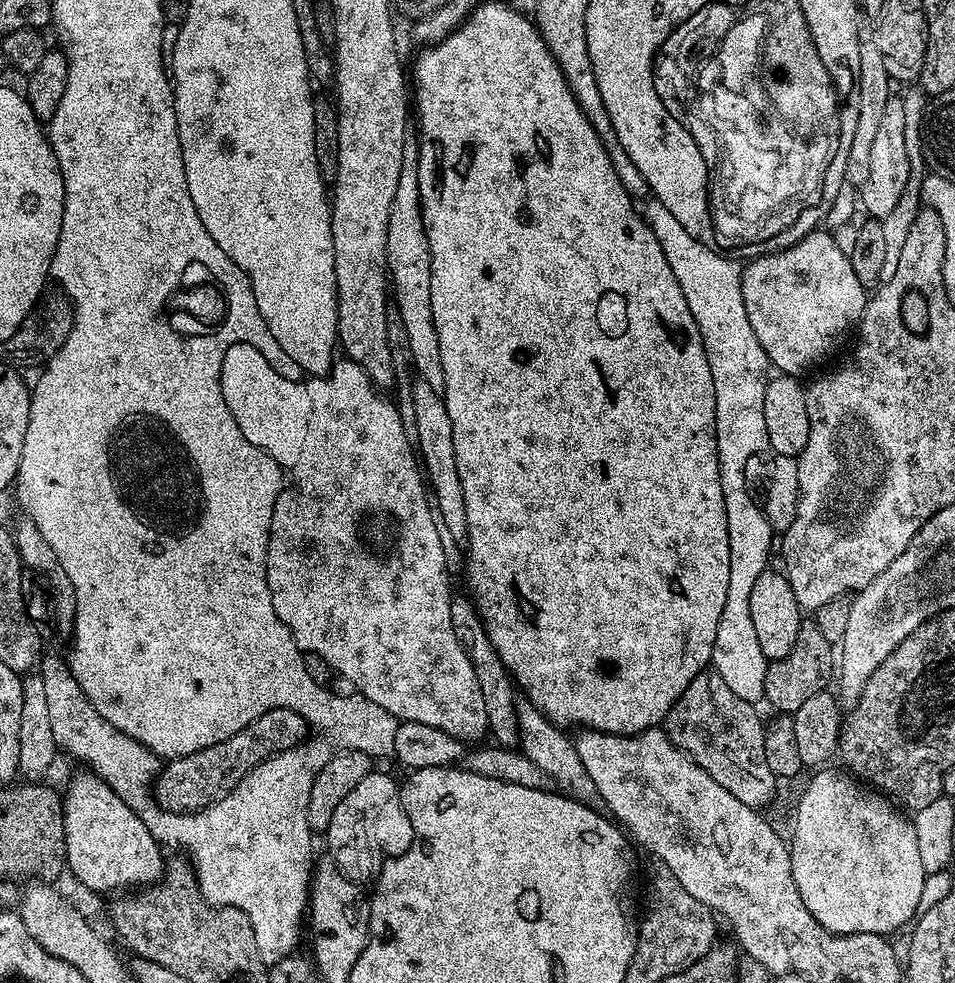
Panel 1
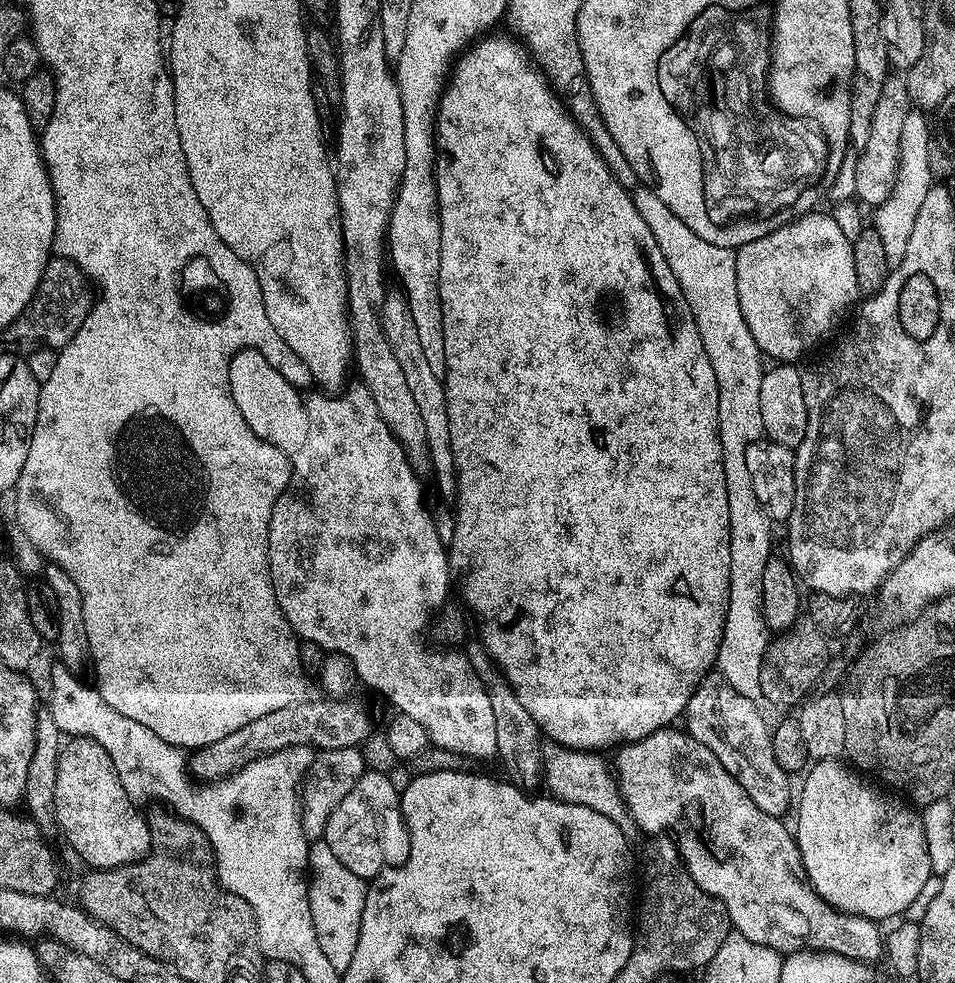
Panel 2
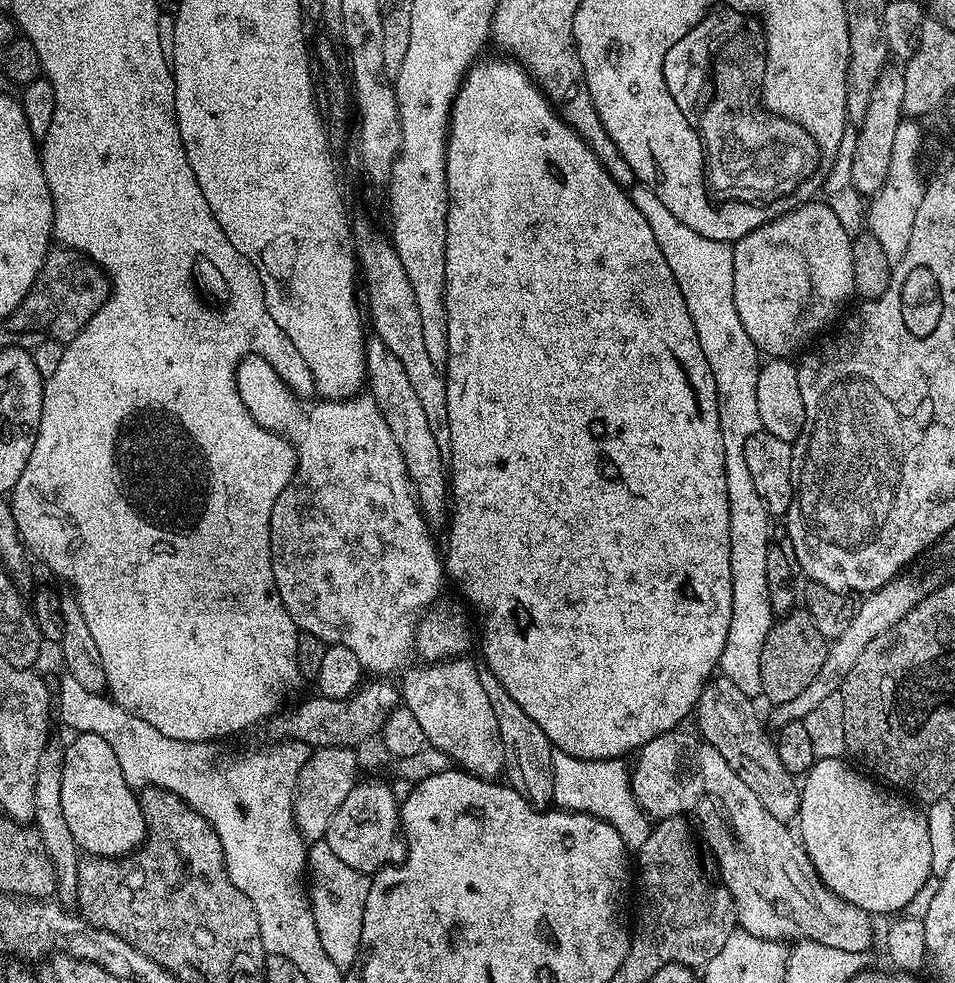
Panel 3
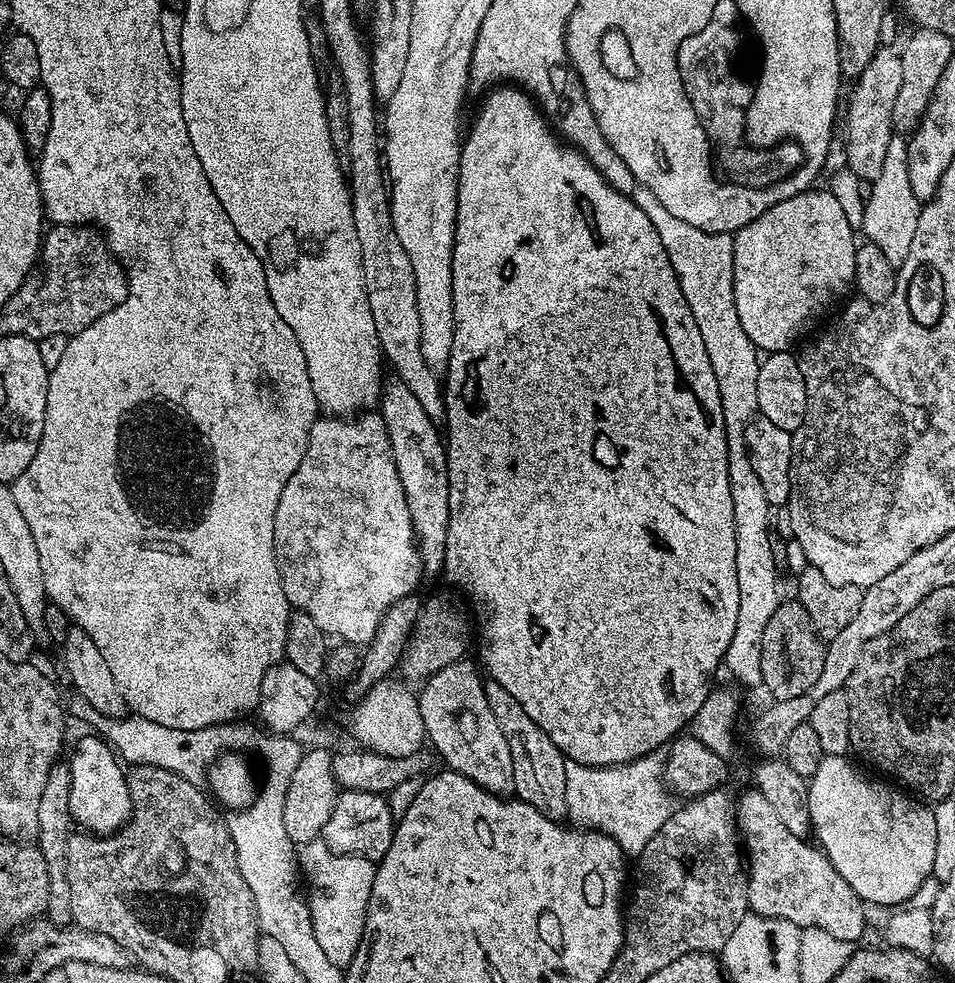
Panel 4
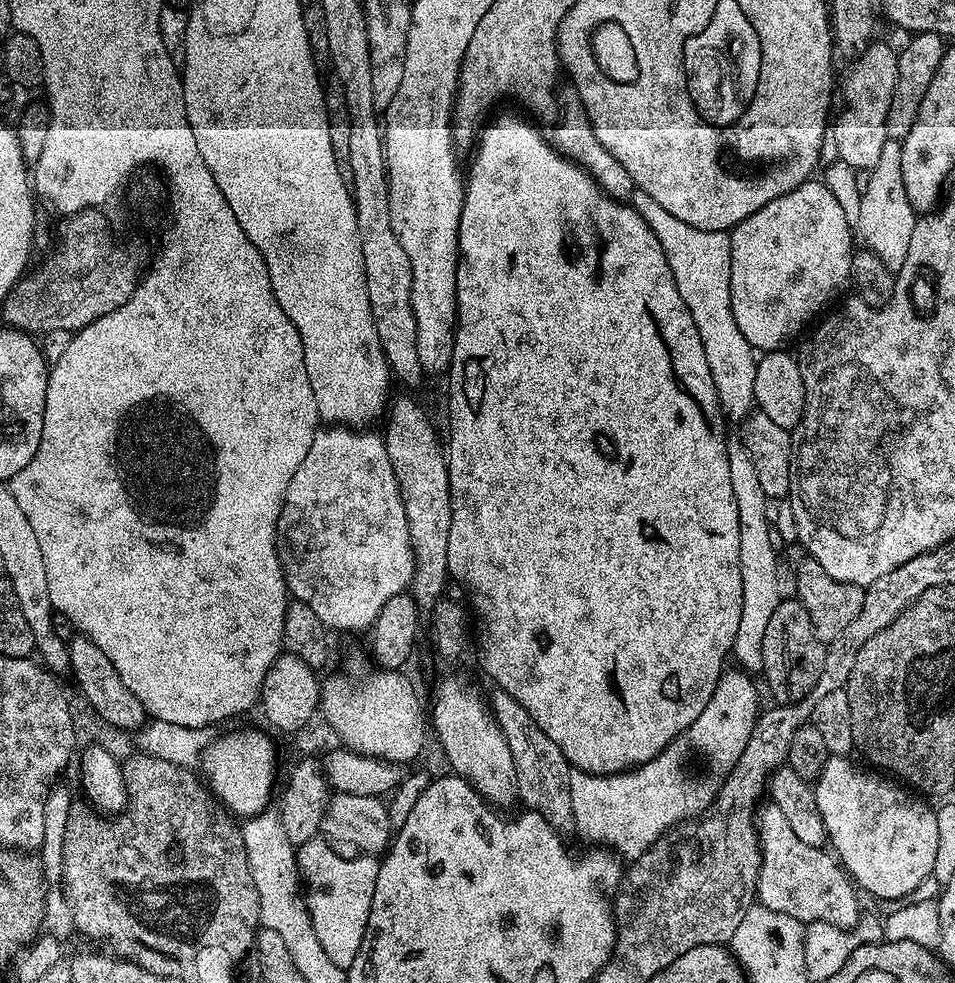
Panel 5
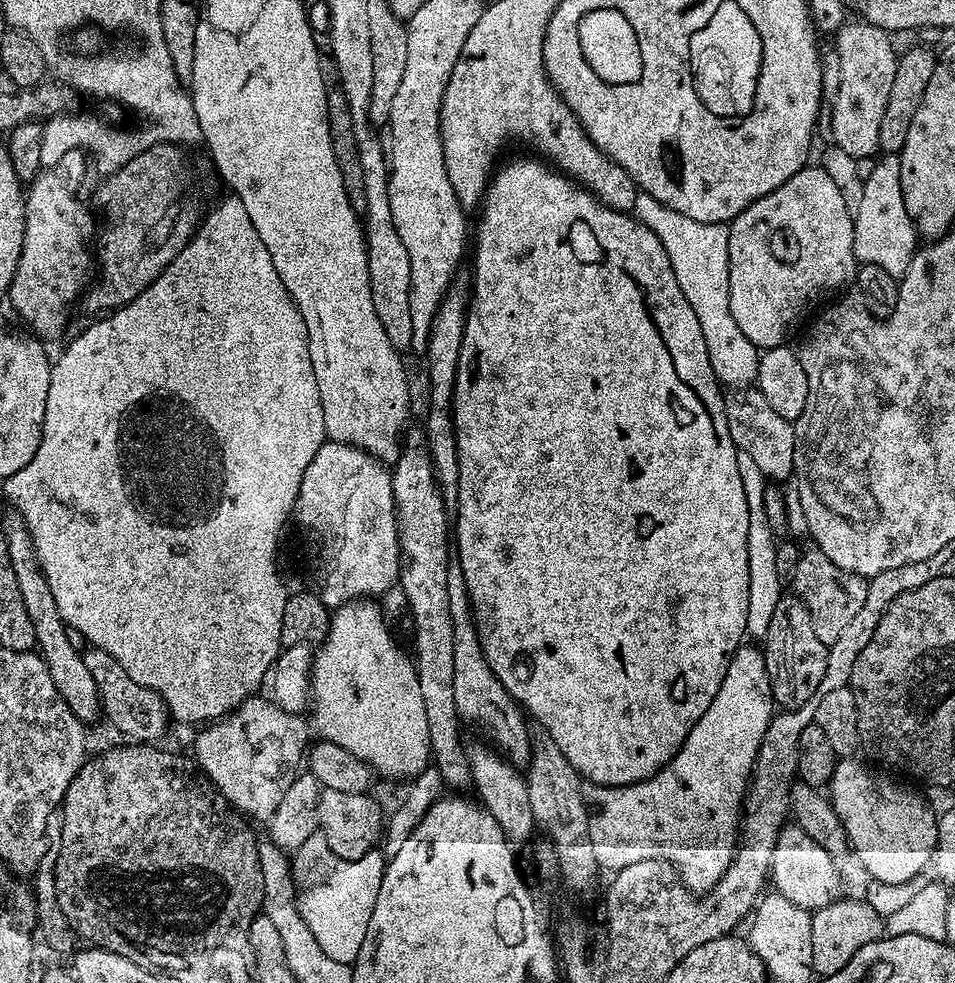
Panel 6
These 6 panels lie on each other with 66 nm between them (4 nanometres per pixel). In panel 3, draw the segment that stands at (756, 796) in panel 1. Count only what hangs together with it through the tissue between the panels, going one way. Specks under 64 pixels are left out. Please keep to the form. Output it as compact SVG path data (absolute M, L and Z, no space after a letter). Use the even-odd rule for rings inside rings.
M722 674L708 681L707 686L702 690L694 709L695 731L699 733L704 741L758 794L762 806L774 814L774 818L785 822L792 822L800 814L800 790L801 785L797 777L782 766L782 758L778 758L776 745L773 737L768 736L765 721L760 721L760 716L756 713L753 697L742 694L734 682L730 682Z

